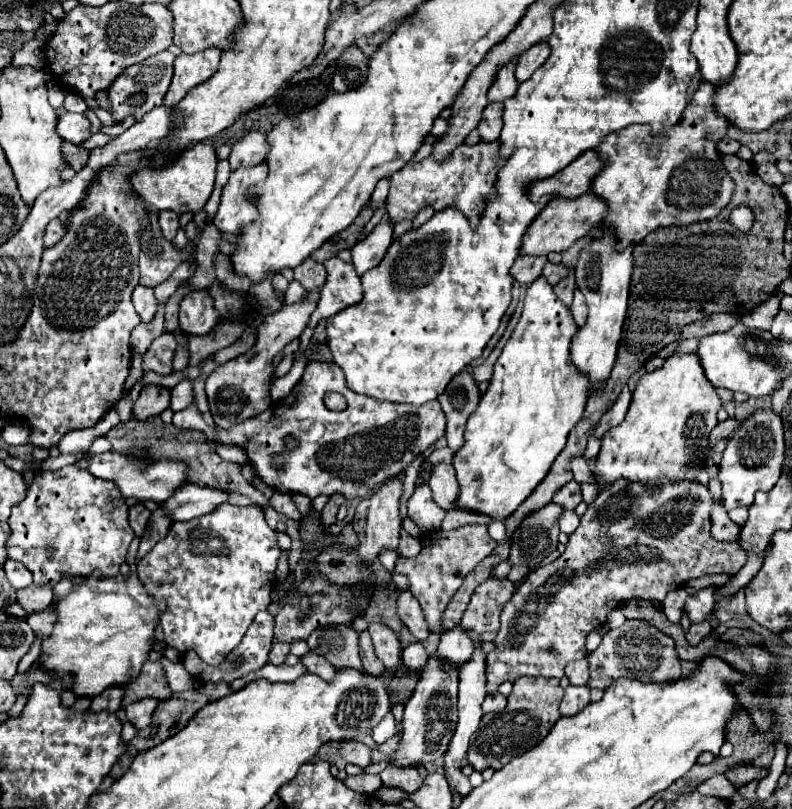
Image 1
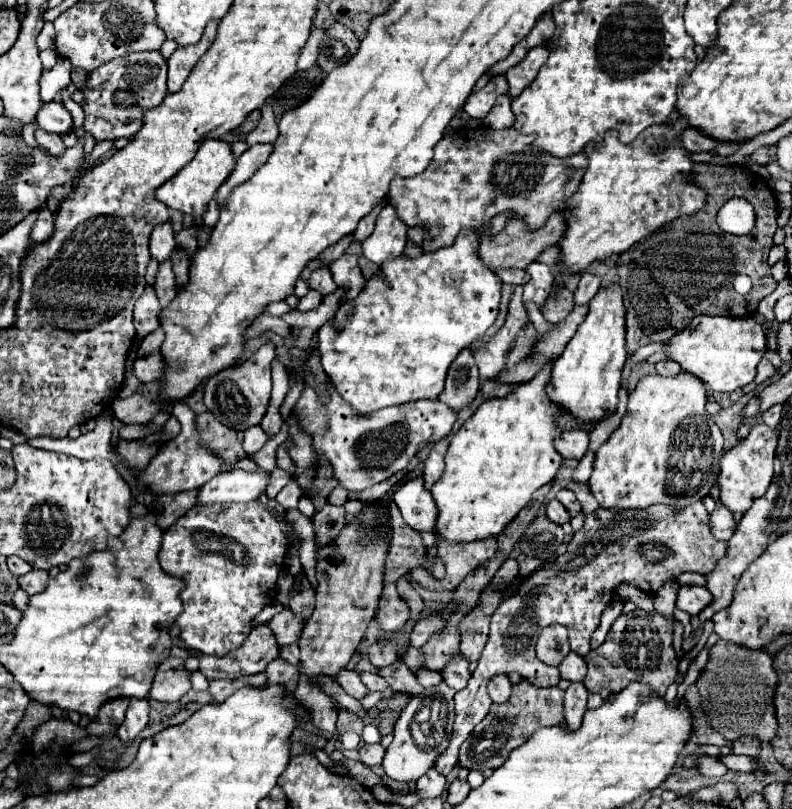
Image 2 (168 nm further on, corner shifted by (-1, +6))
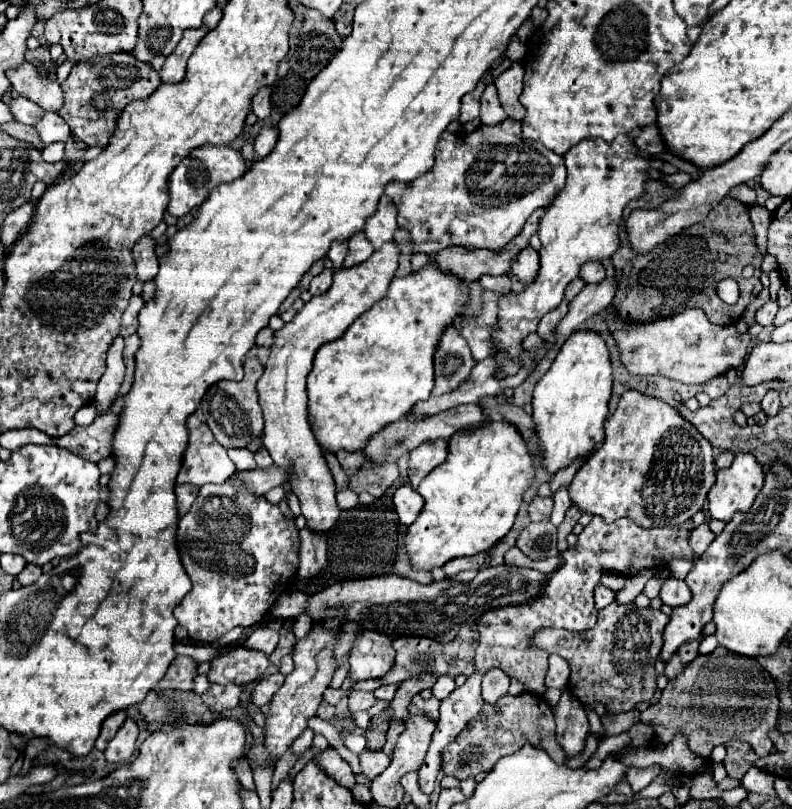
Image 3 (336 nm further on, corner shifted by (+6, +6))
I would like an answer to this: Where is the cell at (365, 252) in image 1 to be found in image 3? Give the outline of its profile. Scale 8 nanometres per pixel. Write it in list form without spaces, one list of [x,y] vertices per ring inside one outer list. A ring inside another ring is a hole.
[[[381,196],[379,208],[375,210],[375,216],[371,216],[371,220],[367,220],[363,232],[377,250],[385,242],[393,240],[395,230],[397,230],[397,208],[389,196]]]

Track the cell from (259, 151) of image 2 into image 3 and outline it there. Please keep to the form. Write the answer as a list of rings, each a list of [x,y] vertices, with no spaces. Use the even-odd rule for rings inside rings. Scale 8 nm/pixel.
[[[263,126],[261,132],[259,132],[257,138],[255,138],[255,152],[257,152],[257,158],[267,156],[267,154],[275,148],[277,138],[279,138],[277,128],[273,128],[273,126]]]

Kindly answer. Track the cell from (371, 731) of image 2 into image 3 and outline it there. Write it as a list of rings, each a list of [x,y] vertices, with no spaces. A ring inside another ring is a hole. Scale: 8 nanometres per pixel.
[[[347,734],[345,736],[345,746],[355,752],[355,754],[361,754],[365,750],[365,736],[361,734]]]

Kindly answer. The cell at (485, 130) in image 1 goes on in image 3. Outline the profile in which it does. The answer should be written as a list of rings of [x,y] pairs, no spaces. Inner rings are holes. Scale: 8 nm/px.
[[[487,84],[485,92],[481,96],[481,114],[479,114],[479,120],[485,126],[495,126],[495,124],[501,124],[505,118],[507,118],[507,114],[503,112],[503,108],[499,104],[495,84]]]

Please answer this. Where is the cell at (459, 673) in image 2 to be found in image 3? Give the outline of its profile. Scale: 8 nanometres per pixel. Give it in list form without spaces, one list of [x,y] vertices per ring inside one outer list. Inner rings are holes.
[[[441,676],[437,682],[435,682],[435,686],[433,686],[433,698],[437,698],[437,700],[445,700],[451,692],[455,690],[455,682],[453,682],[453,678],[451,676]]]

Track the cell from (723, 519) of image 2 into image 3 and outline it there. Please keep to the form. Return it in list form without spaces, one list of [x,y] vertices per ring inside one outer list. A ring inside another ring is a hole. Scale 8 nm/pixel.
[[[701,524],[697,530],[691,532],[689,544],[691,544],[693,552],[695,552],[695,558],[699,558],[707,550],[707,546],[713,542],[713,538],[715,538],[715,534],[709,530],[707,524]]]

